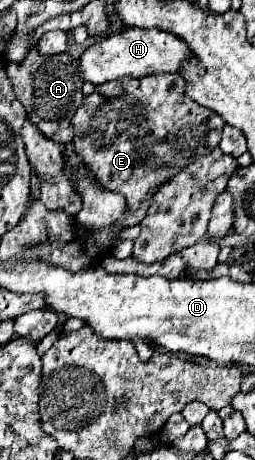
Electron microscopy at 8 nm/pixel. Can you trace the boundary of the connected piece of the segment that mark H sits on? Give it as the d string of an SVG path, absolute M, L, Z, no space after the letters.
M126 27L120 33L114 33L94 45L90 45L80 55L80 77L94 85L104 81L116 81L120 77L132 75L142 77L148 73L176 73L180 63L188 57L188 47L178 37L160 31L160 29L140 29L140 27Z

